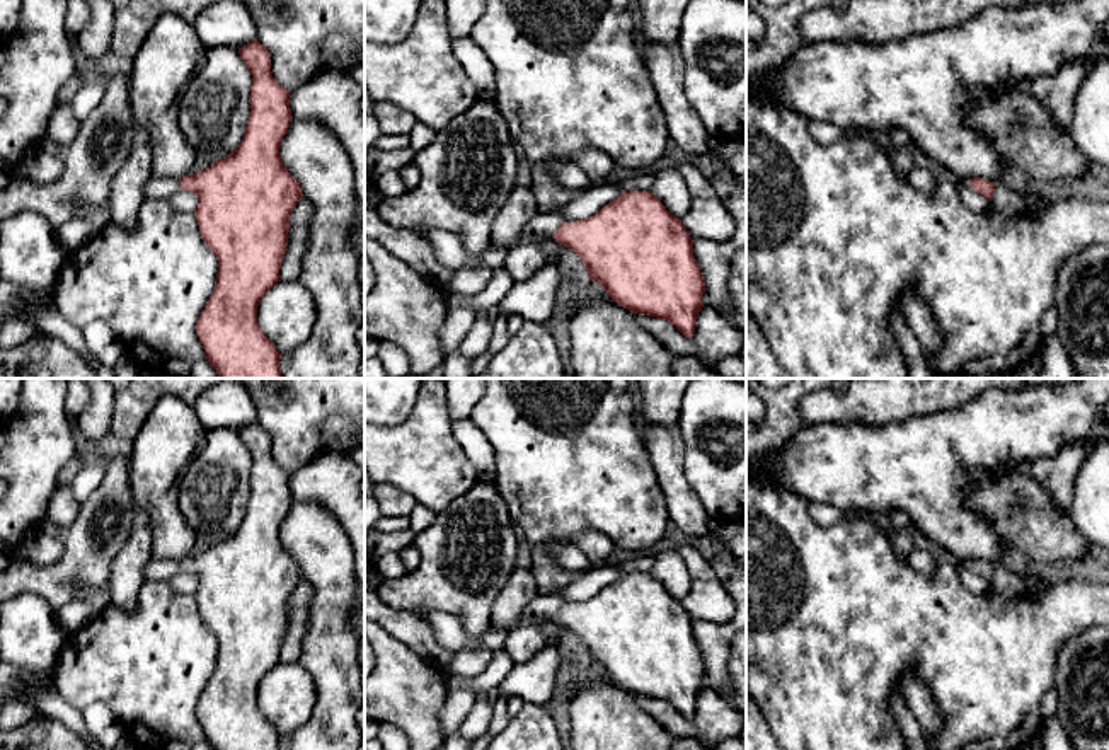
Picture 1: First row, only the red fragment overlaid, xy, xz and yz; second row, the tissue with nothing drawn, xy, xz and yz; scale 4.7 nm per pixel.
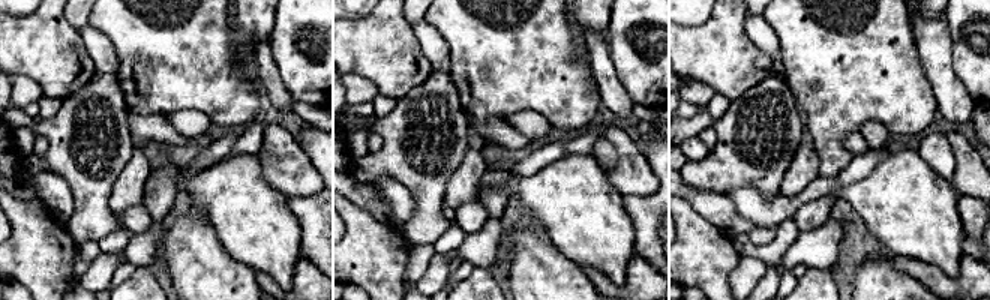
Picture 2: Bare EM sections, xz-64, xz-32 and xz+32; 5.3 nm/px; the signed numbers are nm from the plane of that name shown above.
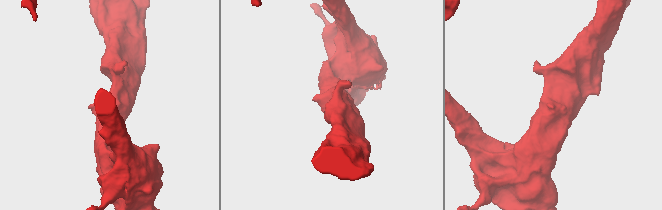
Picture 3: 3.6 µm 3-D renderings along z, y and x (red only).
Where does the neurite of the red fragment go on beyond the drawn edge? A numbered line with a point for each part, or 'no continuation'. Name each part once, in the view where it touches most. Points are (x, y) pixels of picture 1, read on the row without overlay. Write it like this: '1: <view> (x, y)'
1: xz (542, 607)

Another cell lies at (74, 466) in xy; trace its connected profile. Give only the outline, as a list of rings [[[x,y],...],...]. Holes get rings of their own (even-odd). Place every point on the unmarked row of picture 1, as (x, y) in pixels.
[[[82,445],[77,455],[60,470],[56,488],[70,484],[72,479],[77,476],[77,472],[82,469],[89,455],[90,450]]]

